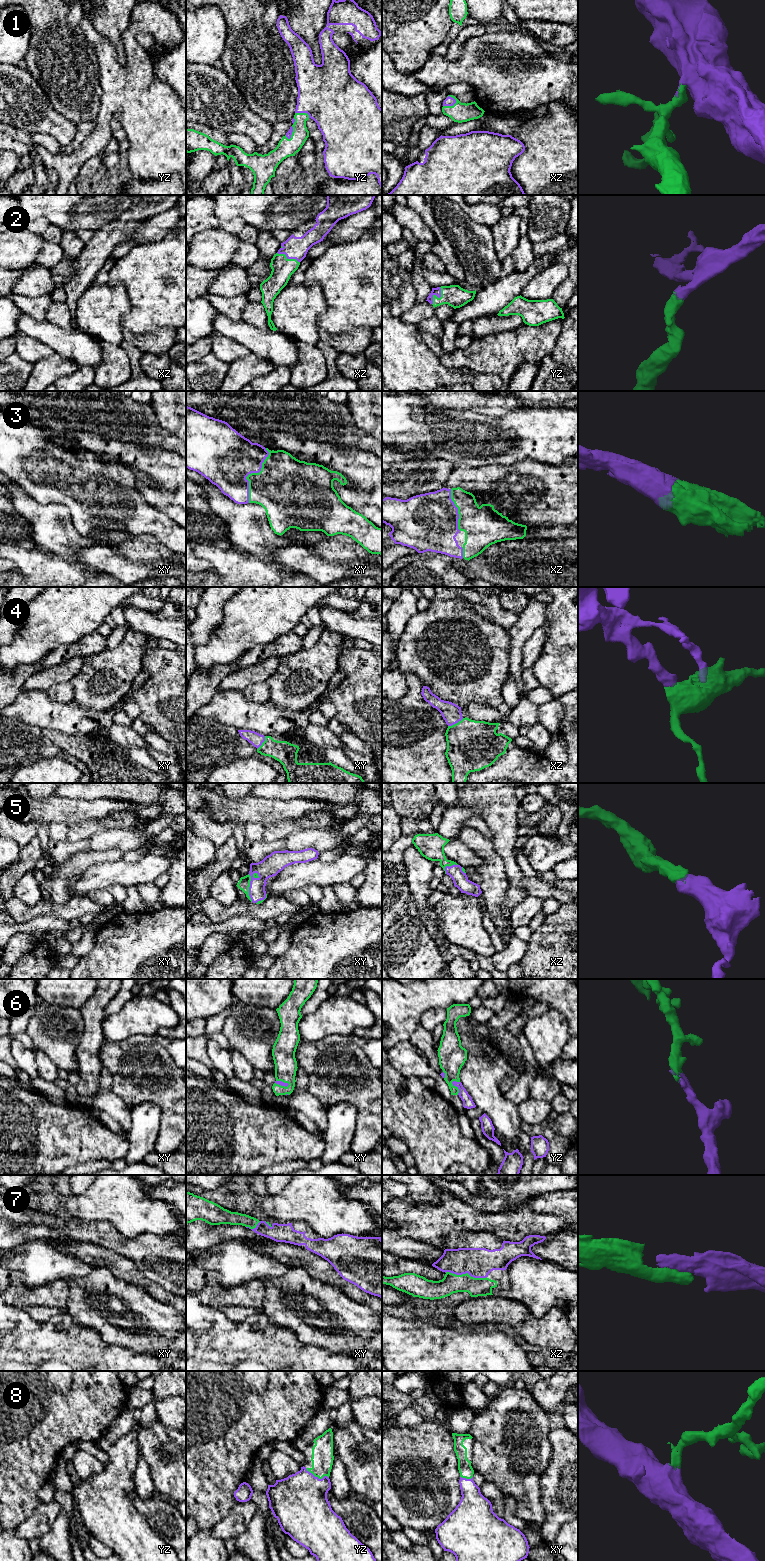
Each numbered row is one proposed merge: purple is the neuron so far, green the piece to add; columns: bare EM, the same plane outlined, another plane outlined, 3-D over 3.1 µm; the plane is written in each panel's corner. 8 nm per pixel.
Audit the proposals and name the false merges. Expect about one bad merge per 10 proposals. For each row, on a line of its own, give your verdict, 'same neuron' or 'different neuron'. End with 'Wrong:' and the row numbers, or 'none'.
1: same neuron
2: same neuron
3: same neuron
4: same neuron
5: same neuron
6: same neuron
7: same neuron
8: same neuron
Wrong: none

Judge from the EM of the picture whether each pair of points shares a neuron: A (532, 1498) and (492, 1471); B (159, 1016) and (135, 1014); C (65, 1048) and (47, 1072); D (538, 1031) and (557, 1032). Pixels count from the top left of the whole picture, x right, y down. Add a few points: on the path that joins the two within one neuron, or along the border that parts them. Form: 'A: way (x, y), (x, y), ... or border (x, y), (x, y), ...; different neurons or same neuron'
A: way (522, 1488), (505, 1471), (502, 1471); same neuron
B: way (153, 1015), (141, 1014); same neuron
C: border (36, 1049), (41, 1050), (59, 1069); different neurons
D: way (543, 1032), (552, 1032); same neuron

